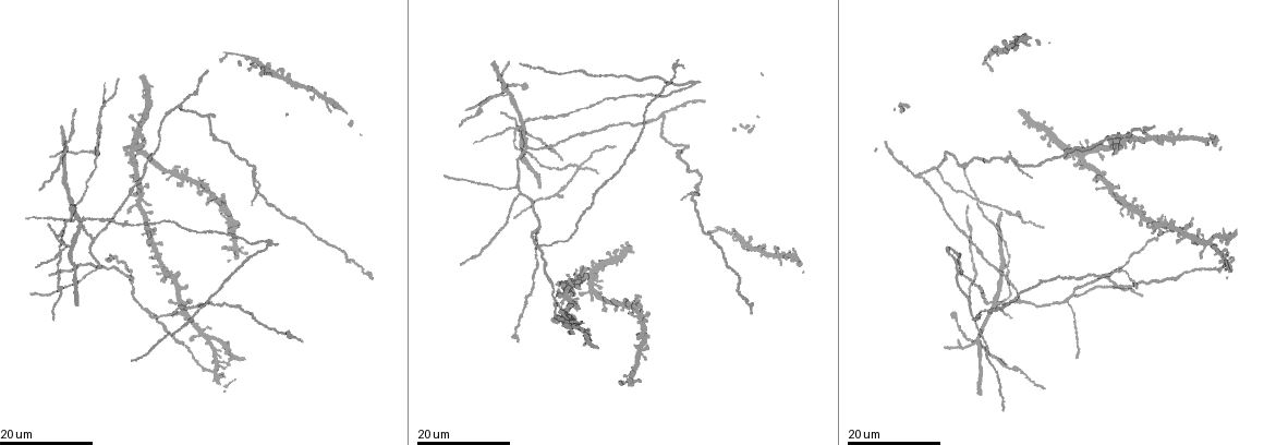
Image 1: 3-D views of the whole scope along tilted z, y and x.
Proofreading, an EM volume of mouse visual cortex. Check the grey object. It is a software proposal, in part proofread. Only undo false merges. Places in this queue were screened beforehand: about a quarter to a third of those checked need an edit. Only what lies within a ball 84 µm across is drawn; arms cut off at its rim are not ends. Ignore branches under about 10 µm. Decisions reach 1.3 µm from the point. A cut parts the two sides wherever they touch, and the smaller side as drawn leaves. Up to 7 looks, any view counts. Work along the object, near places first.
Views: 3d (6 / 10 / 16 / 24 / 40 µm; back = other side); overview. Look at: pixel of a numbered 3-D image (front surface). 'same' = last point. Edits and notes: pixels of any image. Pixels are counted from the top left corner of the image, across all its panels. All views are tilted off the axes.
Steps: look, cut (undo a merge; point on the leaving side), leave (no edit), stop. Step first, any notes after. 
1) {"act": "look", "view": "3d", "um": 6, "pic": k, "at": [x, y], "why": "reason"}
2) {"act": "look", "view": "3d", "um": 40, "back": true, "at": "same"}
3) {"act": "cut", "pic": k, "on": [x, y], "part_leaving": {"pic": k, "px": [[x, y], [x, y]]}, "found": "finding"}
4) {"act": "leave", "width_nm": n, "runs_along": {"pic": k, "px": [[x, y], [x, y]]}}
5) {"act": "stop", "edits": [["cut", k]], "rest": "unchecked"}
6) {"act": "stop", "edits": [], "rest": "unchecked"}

{"act": "look", "view": "3d", "um": 16, "pic": 1, "at": [539, 230], "why": "a fork"}

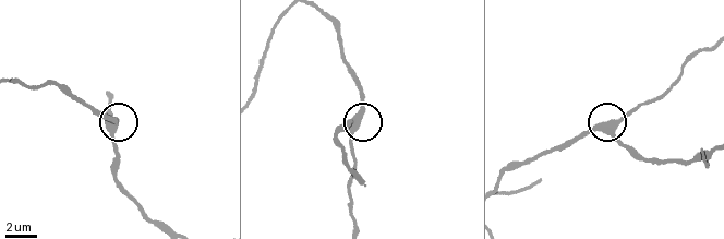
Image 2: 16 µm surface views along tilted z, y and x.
{"act": "look", "view": "3d", "um": 6, "pic": 2, "at": [360, 117], "why": "closer look"}

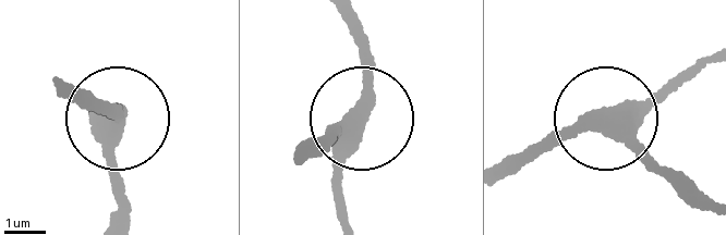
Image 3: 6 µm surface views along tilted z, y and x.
{"act": "leave", "side_arm_um": 29, "runs_along": {"pic": 3, "px": [[710, 208], [620, 120], [689, 75]]}, "found": "one neuron here"}

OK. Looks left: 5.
{"act": "look", "view": "3d", "um": 24, "pic": 1, "at": [507, 96], "why": "arms part here"}

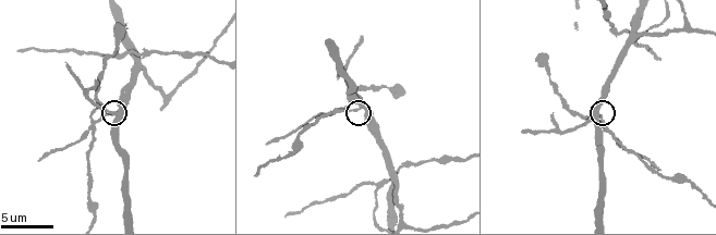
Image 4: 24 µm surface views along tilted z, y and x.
{"act": "look", "view": "3d", "um": 6, "pic": 4, "at": [358, 110], "why": "zoom in"}

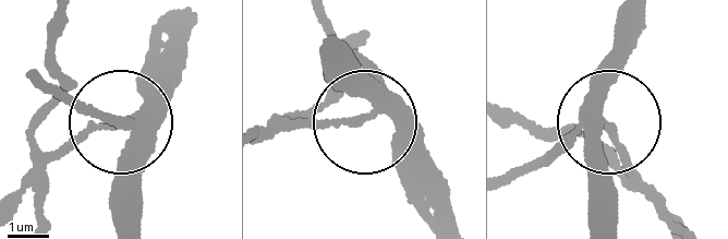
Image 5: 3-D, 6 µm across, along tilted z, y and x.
{"act": "cut", "pic": 5, "on": [80, 131], "width_nm": 300, "part_leaving": {"pic": 5, "px": [[136, 116], [64, 147], [43, 222]]}, "found": "a second neuron is stuck on"}

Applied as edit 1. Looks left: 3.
{"act": "look", "view": "overview"}

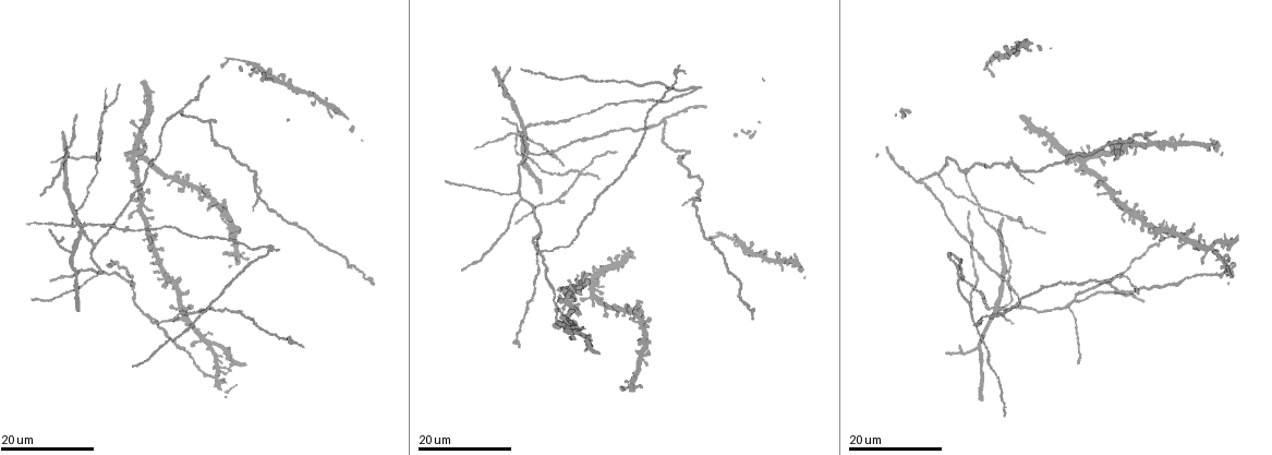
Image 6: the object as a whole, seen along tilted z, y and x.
{"act": "look", "view": "3d", "um": 24, "pic": 6, "at": [80, 228], "why": "a fork"}

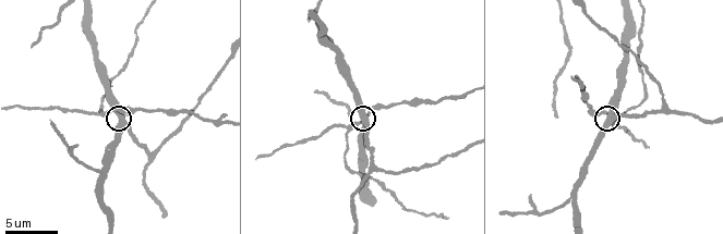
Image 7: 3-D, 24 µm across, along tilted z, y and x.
{"act": "look", "view": "3d", "um": 10, "pic": 7, "at": [362, 122]}

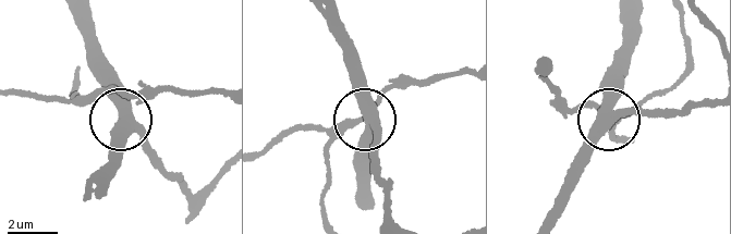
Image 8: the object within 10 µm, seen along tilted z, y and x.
{"act": "leave", "arms": 3, "runs_along": {"pic": 8, "px": [[381, 221], [375, 130], [362, 111], [349, 62]]}, "found": "all the same neuron"}

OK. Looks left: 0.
{"act": "stop", "edits": [["cut", 5]], "rest": "unchecked"}

